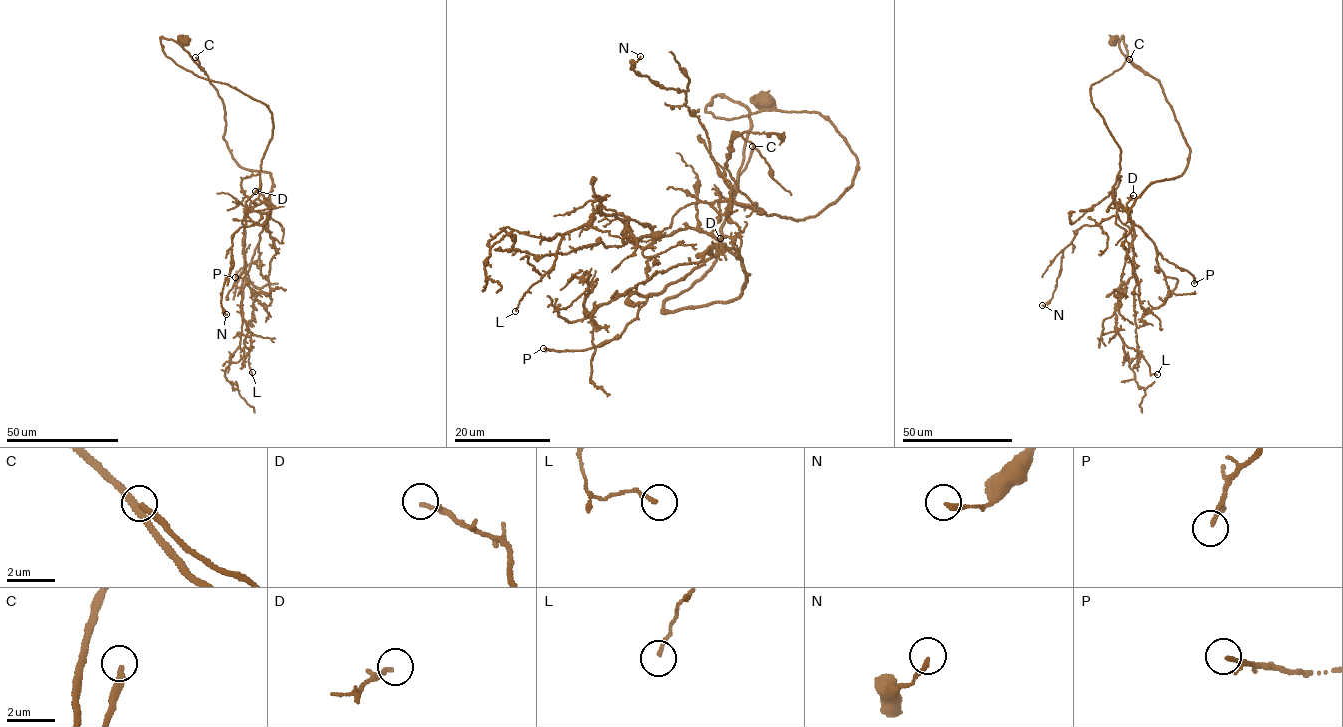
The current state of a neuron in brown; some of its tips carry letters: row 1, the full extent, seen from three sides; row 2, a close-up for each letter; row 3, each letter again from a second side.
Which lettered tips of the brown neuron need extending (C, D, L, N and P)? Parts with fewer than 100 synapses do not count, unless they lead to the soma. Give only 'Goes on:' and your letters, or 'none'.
Goes on: none

